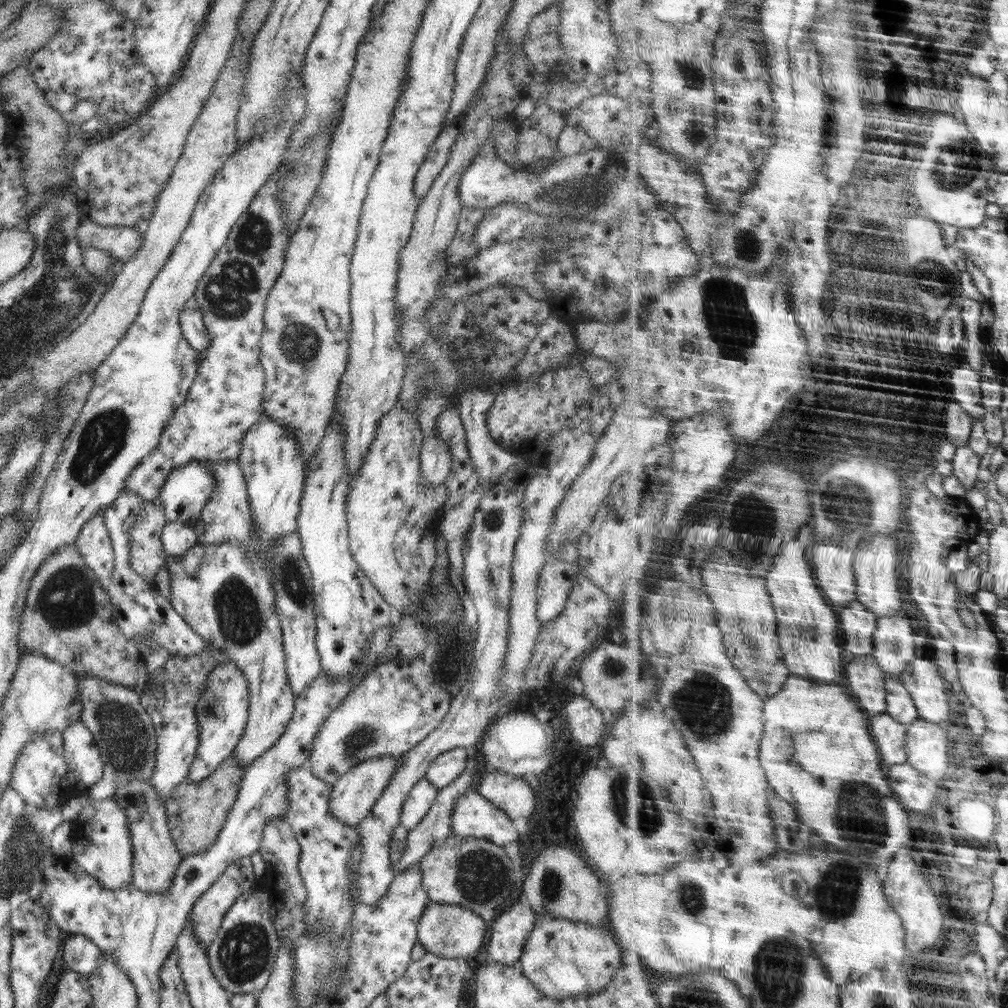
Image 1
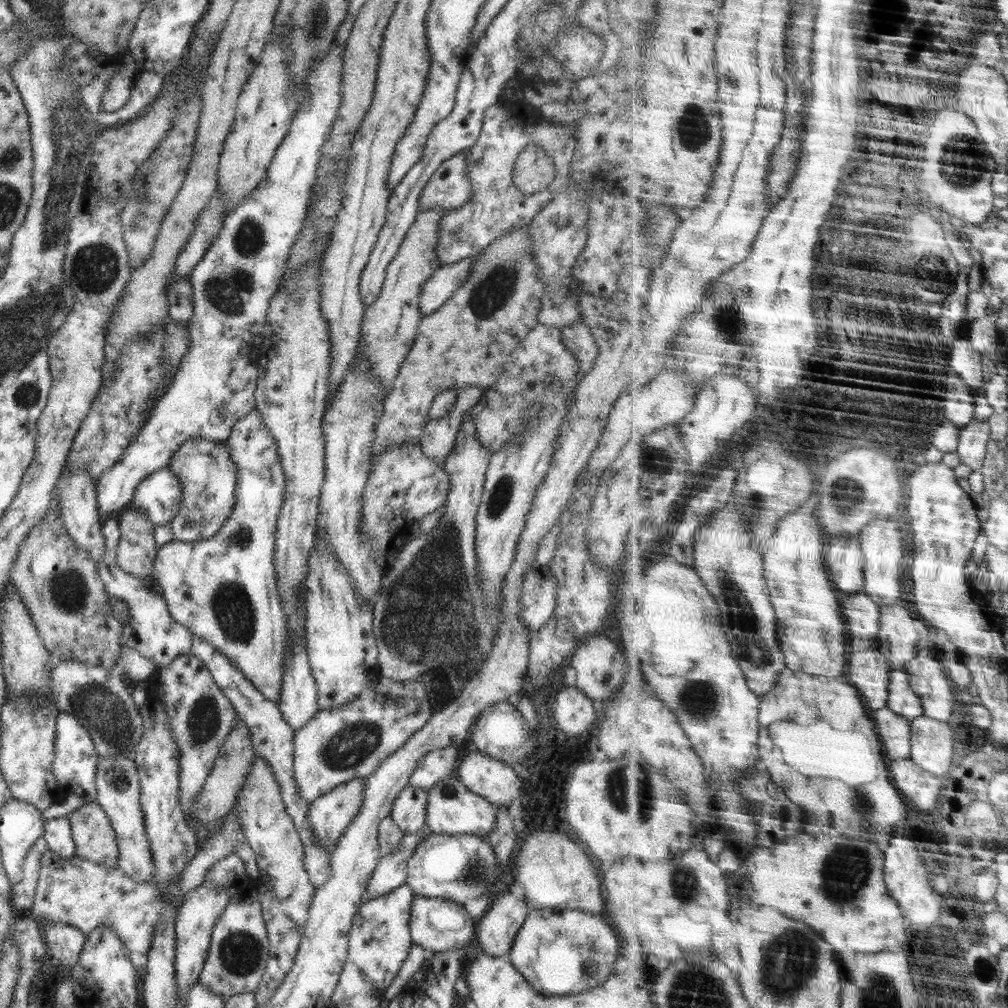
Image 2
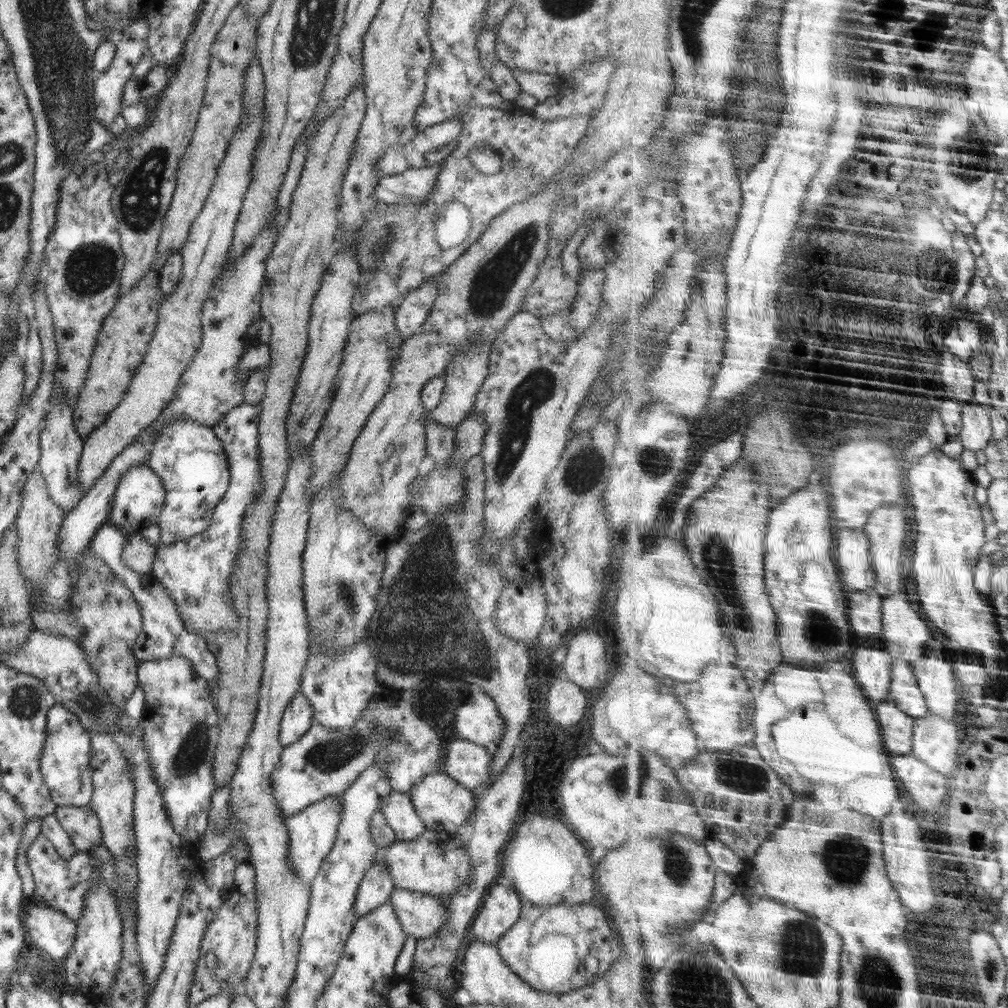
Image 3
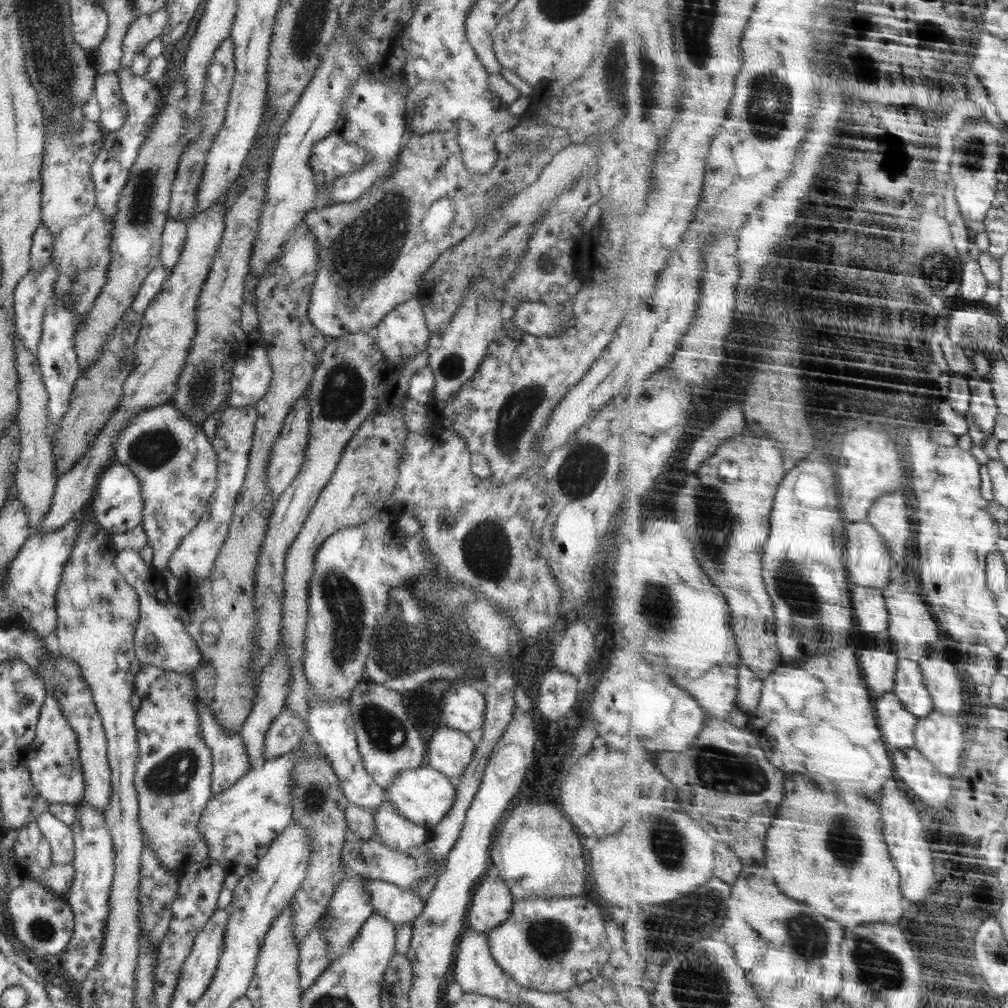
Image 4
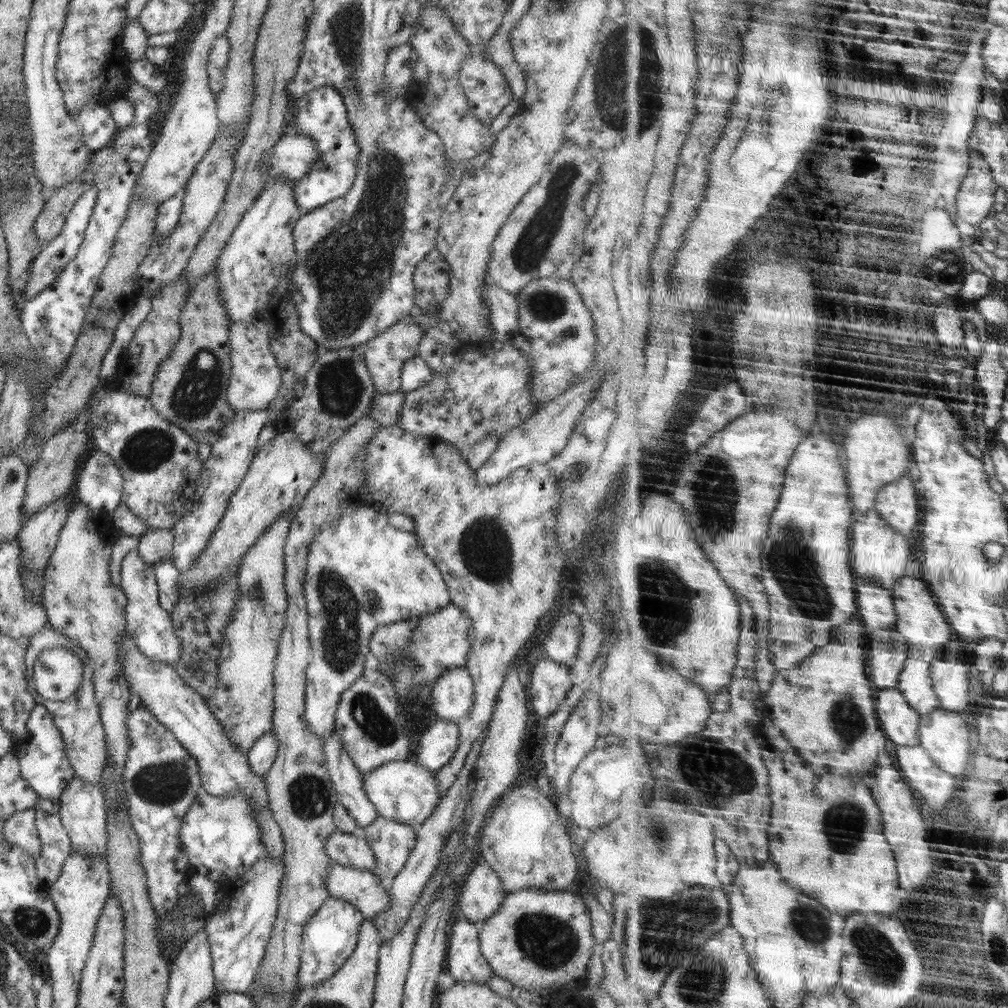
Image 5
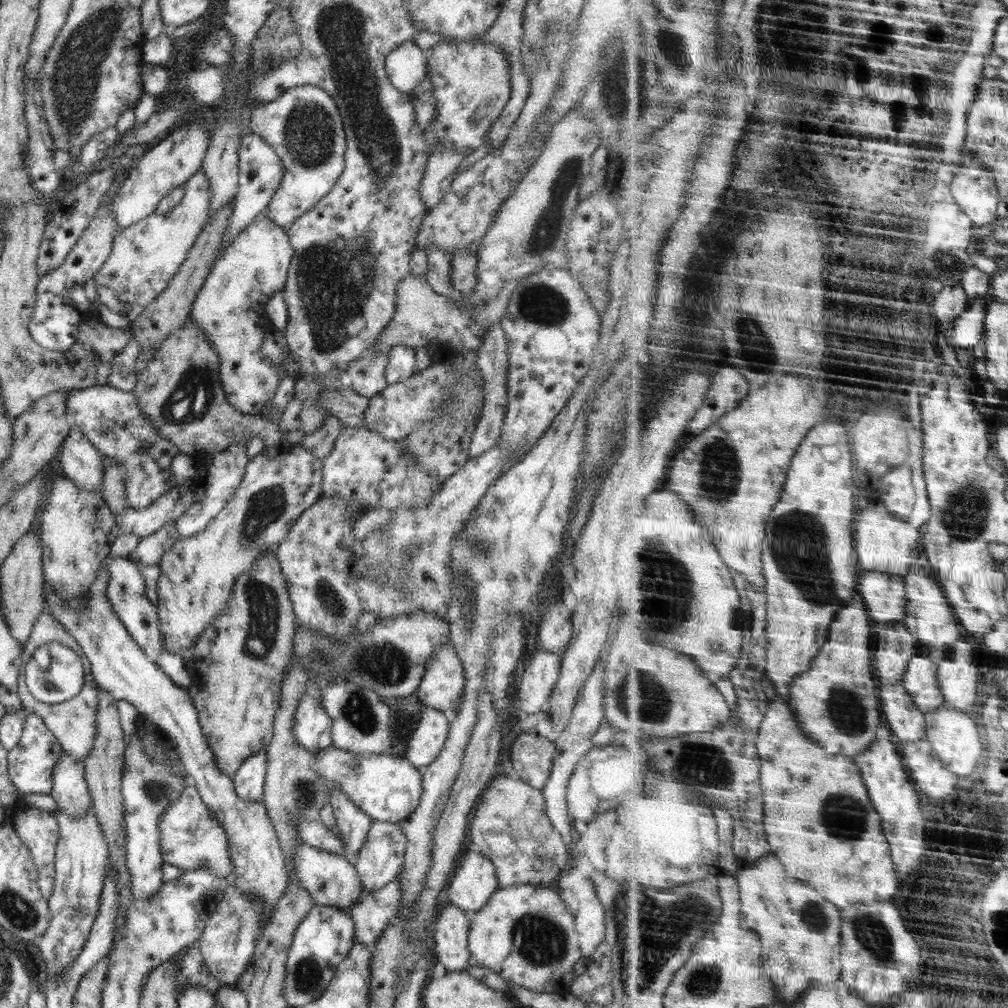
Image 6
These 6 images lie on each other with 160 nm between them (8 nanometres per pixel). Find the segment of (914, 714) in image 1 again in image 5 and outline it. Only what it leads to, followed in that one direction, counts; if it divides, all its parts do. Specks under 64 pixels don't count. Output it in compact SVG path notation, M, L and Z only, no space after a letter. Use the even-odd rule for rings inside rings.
M910 660L910 666L906 666L906 674L902 674L901 684L898 686L921 716L943 708L934 690L930 668L932 668L930 662Z

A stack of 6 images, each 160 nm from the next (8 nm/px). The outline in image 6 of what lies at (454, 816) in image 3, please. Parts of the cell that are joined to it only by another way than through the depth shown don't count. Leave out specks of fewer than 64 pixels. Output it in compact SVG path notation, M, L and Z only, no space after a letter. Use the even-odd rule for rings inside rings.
M334 746L315 751L313 768L325 778L326 788L341 788L373 821L394 822L407 819L422 796L422 777L408 759L386 754L356 754Z

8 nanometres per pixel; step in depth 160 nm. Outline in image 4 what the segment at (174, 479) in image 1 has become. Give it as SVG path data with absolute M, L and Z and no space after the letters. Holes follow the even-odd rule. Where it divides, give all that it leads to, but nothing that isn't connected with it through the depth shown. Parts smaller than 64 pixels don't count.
M116 461L105 466L91 496L92 514L97 523L110 534L120 534L132 530L142 522L143 498L141 484L137 476L126 466Z

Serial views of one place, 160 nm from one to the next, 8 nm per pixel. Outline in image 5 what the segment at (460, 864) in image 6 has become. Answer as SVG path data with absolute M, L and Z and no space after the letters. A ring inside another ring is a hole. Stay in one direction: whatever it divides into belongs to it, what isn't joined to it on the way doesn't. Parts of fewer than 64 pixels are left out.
M487 863L472 866L459 888L457 909L475 924L493 915L501 905L506 890Z

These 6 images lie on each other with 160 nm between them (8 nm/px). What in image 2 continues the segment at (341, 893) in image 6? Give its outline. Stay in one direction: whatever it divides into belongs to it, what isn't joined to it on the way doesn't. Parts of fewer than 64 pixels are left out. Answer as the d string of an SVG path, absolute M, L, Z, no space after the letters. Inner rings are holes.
M414 895L411 902L411 911L409 918L409 927L411 930L411 939L414 944L424 947L429 953L439 953L450 950L452 947L468 946L476 930L474 921L463 907L462 904L454 904L456 910L460 910L462 916L462 926L454 932L440 932L430 924L428 914L442 902L452 904L445 898L428 898L422 895Z

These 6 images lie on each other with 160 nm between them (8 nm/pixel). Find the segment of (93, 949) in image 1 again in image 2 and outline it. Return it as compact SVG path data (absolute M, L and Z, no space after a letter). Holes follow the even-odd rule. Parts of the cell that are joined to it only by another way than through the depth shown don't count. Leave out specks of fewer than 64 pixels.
M48 921L43 926L43 939L53 960L72 968L78 962L86 934L66 923Z

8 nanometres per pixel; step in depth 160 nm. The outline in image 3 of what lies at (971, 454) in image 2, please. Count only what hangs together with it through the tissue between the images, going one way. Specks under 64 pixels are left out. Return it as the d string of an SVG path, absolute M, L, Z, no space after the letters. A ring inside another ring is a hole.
M976 399L964 407L964 428L960 434L964 448L974 452L988 448L993 439L993 418Z

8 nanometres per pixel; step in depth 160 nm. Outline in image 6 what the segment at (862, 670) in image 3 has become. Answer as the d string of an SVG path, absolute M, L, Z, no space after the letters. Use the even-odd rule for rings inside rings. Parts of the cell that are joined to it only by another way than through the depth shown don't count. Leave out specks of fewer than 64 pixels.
M903 621L884 624L878 632L878 674L883 684L900 685L916 653L918 638Z

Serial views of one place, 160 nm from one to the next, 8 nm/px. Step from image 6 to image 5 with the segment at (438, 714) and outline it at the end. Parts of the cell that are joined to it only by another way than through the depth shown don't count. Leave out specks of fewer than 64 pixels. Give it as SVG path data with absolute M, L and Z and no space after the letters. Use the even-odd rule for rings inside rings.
M440 719L420 738L414 754L416 763L433 772L440 770L453 756L459 743L459 728L456 723Z

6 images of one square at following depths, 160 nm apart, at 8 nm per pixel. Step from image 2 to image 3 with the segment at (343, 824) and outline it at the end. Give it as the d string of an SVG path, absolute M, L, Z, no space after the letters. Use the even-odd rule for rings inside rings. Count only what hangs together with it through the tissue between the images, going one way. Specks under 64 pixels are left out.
M332 795L310 806L306 806L298 814L293 814L285 820L285 825L287 826L288 840L287 845L290 847L288 850L289 864L297 872L299 878L304 882L311 883L312 879L316 876L316 873L321 867L322 861L327 858L330 854L330 850L334 847L334 841L336 840L336 835L338 832L338 823L341 821L343 811L343 799L342 796Z

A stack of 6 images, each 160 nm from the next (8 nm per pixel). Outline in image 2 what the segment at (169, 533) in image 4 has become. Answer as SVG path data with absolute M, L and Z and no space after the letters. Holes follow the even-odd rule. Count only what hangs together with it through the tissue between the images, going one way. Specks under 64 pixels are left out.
M202 437L186 439L172 455L169 468L181 484L181 507L169 523L176 541L196 542L213 537L231 515L237 487L236 465L222 444Z

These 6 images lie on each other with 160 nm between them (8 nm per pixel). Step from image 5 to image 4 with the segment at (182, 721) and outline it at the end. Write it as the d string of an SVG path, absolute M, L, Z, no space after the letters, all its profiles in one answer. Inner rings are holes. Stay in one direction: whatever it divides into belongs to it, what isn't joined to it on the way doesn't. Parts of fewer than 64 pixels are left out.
M200 701L196 704L196 709L200 717L201 738L212 755L211 791L220 794L229 784L235 783L249 772L250 757L241 733L227 733Z

